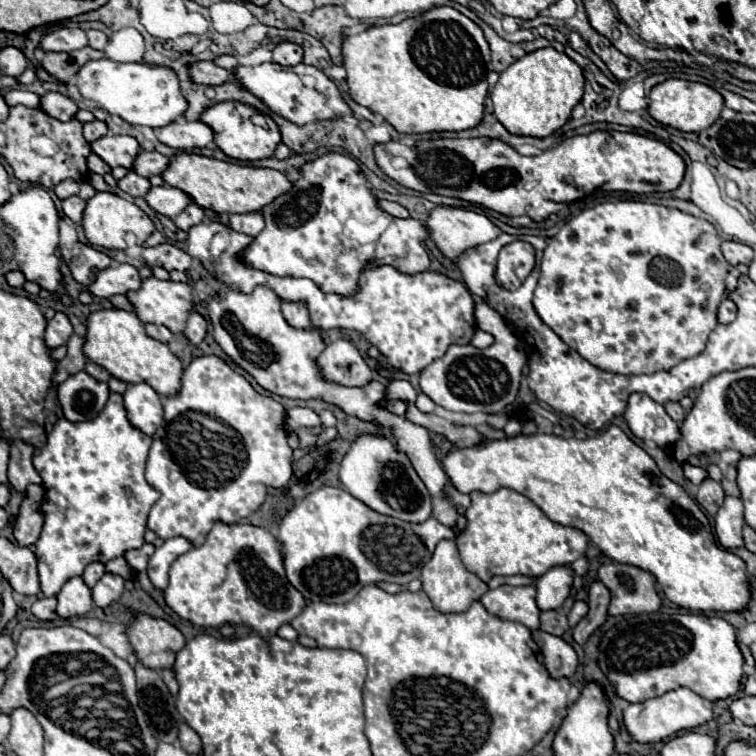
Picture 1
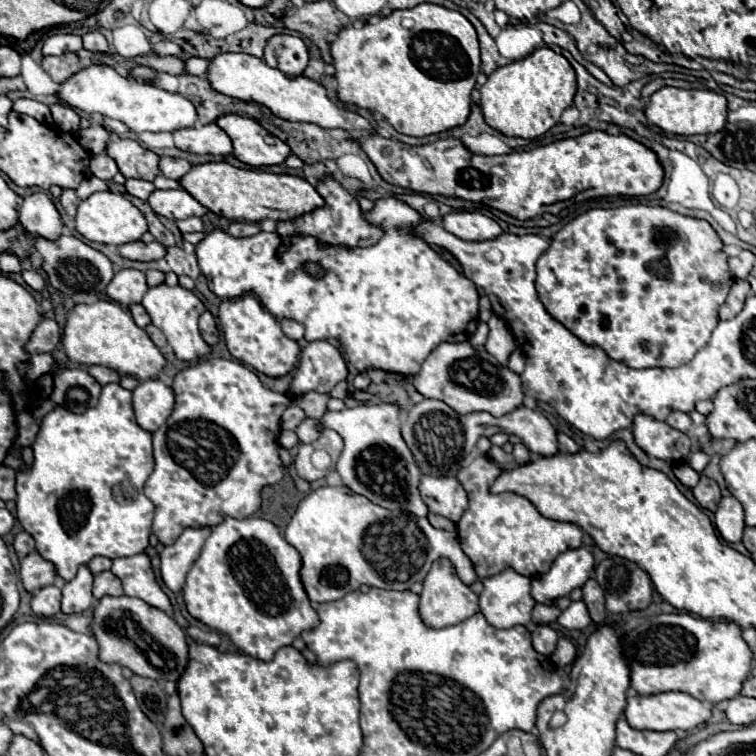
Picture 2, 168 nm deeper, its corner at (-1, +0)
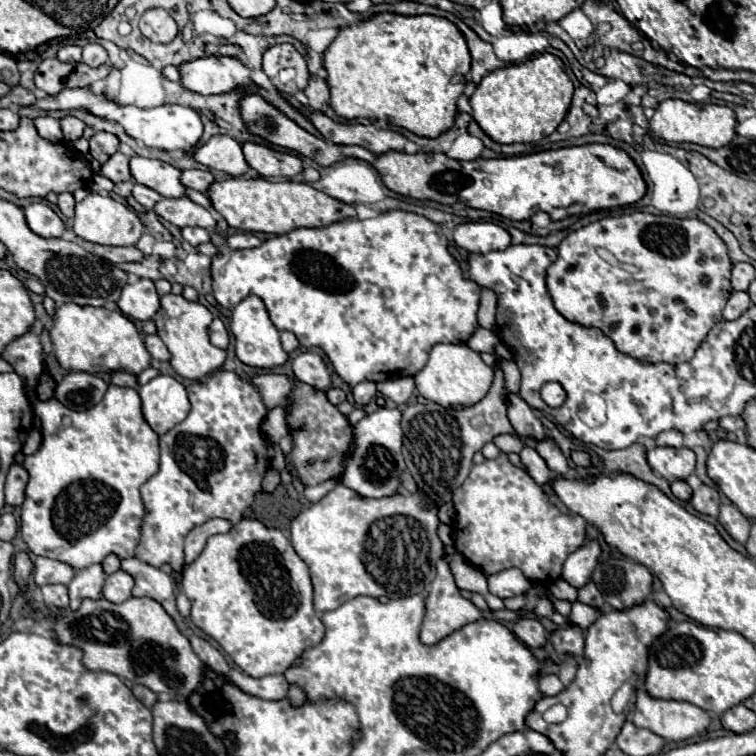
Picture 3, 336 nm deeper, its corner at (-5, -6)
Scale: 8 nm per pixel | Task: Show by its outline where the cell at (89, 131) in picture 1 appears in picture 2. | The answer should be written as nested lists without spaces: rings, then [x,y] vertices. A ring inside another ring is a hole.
[[[91,125],[89,129],[77,131],[77,141],[83,145],[83,149],[87,149],[89,155],[103,153],[109,139],[111,139],[111,133],[107,129],[103,129],[103,125]]]

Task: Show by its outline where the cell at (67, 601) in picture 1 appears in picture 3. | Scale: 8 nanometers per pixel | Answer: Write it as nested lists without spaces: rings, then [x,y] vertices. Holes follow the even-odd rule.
[[[91,565],[83,571],[77,571],[73,581],[69,583],[69,597],[71,597],[71,609],[75,611],[83,599],[99,599],[101,587],[105,583],[105,571],[101,565]]]

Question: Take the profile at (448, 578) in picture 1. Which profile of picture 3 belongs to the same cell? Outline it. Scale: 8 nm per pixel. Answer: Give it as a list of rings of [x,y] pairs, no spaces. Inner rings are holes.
[[[439,559],[437,575],[431,583],[431,591],[429,591],[429,597],[427,597],[427,613],[425,613],[425,619],[423,619],[423,625],[421,625],[421,633],[419,633],[421,643],[423,645],[435,645],[441,639],[445,639],[447,635],[451,635],[453,631],[457,631],[463,625],[473,623],[477,619],[481,619],[481,611],[471,601],[467,601],[459,595],[459,589],[455,585],[453,575],[451,575],[449,563],[445,559]]]

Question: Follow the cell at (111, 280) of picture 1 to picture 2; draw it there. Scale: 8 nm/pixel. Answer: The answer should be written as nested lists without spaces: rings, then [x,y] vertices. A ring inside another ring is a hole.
[[[121,269],[115,273],[111,283],[107,285],[105,295],[111,301],[117,301],[123,307],[127,307],[129,303],[141,303],[147,289],[149,287],[145,283],[145,273],[137,269]]]

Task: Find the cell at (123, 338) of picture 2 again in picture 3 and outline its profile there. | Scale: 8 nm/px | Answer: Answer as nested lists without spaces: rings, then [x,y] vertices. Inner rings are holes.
[[[65,303],[55,307],[55,315],[51,319],[53,325],[49,327],[49,337],[55,347],[55,357],[63,369],[85,373],[129,371],[139,375],[151,365],[151,355],[147,353],[137,327],[121,311]]]

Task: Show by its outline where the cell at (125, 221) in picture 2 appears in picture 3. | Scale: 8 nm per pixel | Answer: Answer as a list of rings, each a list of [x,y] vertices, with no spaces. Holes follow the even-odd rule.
[[[89,193],[81,203],[75,205],[73,217],[73,231],[83,237],[85,241],[99,243],[99,245],[135,245],[143,235],[145,227],[137,213],[111,197],[103,197],[99,193]]]

